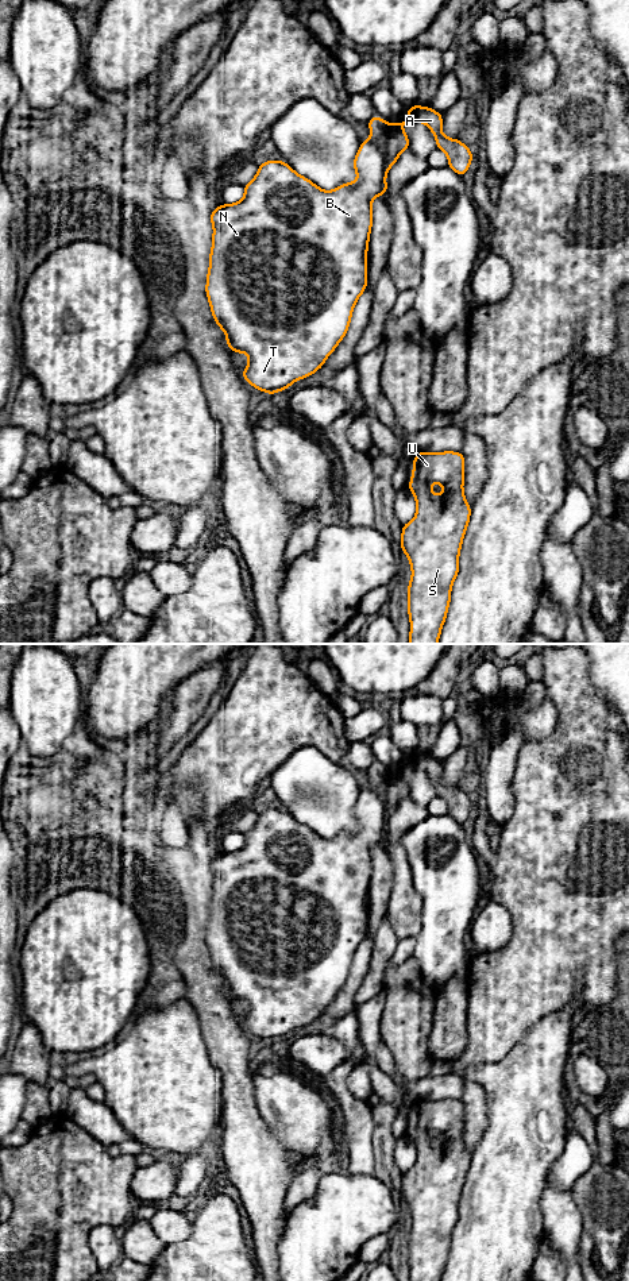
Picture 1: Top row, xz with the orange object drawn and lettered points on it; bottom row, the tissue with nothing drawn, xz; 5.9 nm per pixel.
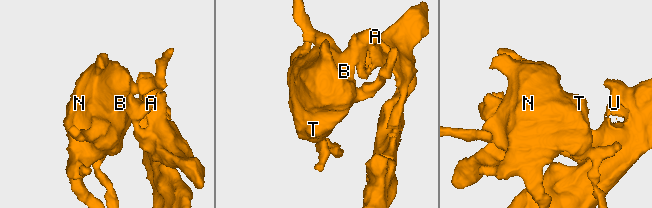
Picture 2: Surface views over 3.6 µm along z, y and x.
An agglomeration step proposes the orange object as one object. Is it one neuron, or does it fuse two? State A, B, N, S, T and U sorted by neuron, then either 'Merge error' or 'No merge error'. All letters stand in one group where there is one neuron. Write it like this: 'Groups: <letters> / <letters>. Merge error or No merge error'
Groups: A S U / B N T. Merge error

